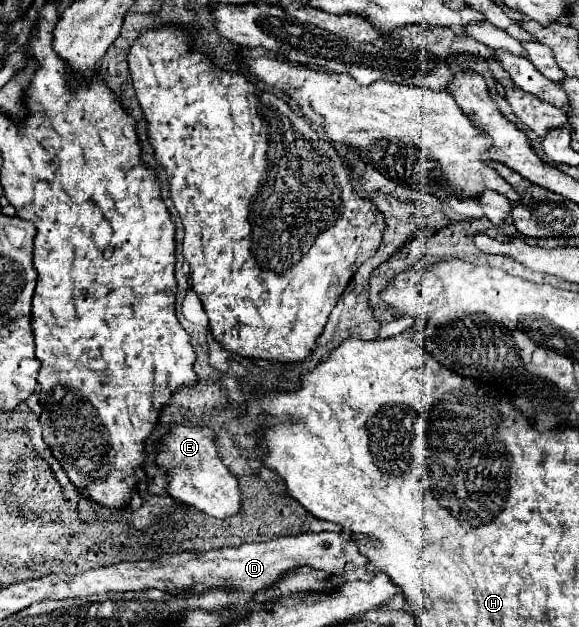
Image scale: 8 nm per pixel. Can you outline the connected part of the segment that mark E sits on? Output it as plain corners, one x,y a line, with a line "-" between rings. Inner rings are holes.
172,423
168,433
160,439
156,449
156,467
170,479
166,491
178,503
194,505
206,515
224,519
240,511
238,479
224,467
214,447
214,431
208,427
188,427
184,423

